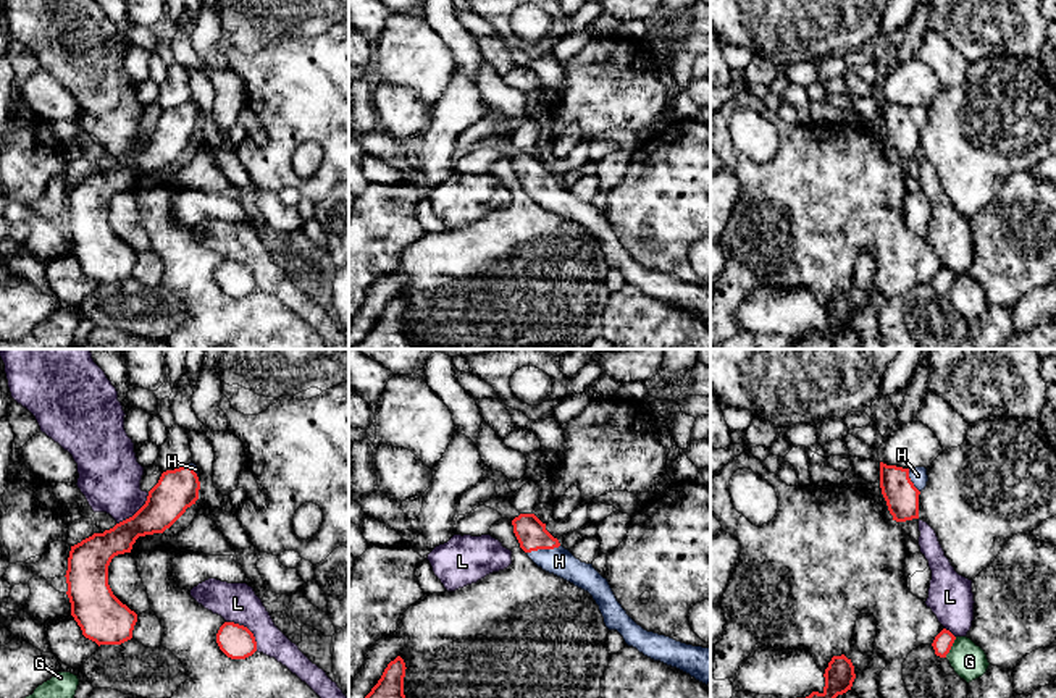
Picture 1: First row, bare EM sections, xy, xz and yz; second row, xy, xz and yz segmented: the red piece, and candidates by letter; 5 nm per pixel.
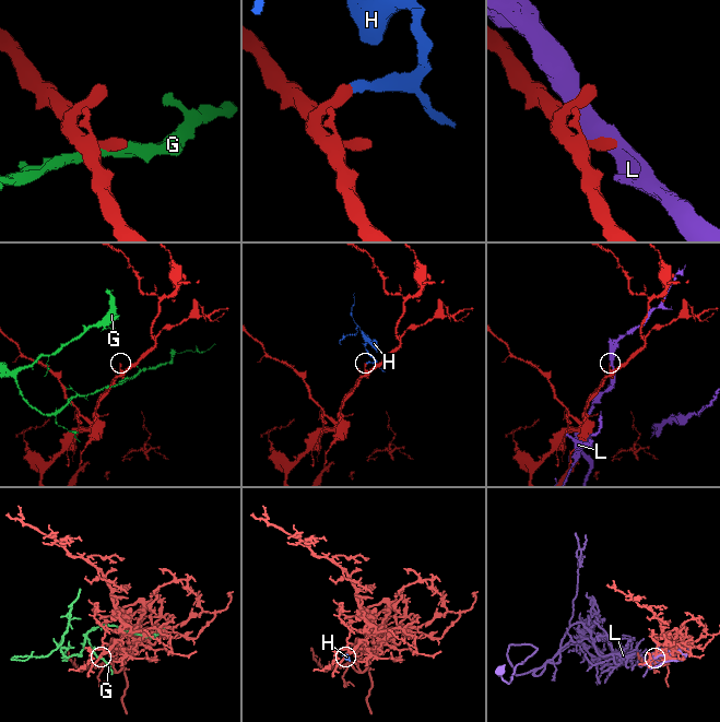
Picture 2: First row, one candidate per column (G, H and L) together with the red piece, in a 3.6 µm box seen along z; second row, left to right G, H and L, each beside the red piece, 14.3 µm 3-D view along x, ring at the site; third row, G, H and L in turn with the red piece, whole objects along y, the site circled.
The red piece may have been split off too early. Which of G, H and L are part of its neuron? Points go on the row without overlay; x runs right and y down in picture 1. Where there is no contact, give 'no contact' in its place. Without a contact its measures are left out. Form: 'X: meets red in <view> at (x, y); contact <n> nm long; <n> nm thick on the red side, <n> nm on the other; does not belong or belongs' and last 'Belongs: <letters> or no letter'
G: meets red in yz at (951, 283); contact 120 nm long; 90 nm thick on the red side, 180 nm on the other; does not belong
H: meets red in xz at (543, 186); contact 170 nm long; 150 nm thick on the red side, 140 nm on the other; belongs
L: meets red in xy at (247, 267); contact 220 nm long; 170 nm thick on the red side, 200 nm on the other; does not belong
Belongs: H

